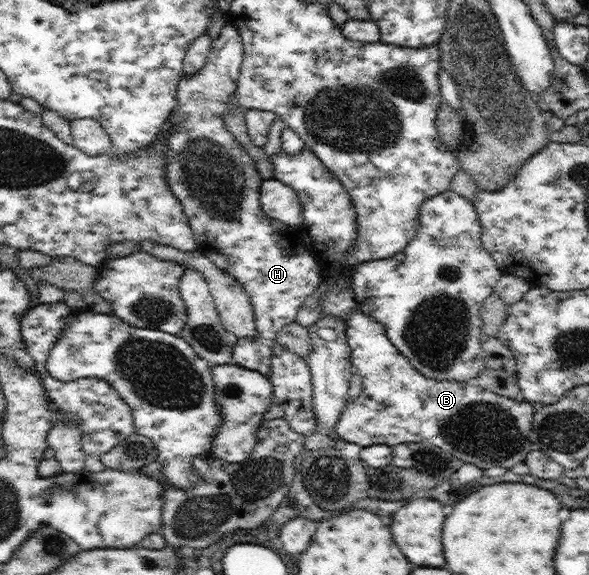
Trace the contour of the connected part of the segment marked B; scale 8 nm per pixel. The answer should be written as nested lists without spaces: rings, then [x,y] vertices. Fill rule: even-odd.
[[[356,309],[347,320],[347,343],[351,348],[351,361],[354,370],[363,380],[363,389],[358,398],[347,402],[336,425],[336,433],[345,442],[354,442],[362,447],[388,445],[422,441],[440,447],[448,455],[454,455],[461,461],[476,464],[482,470],[492,466],[500,472],[514,468],[518,462],[524,462],[526,455],[534,444],[529,439],[532,421],[537,409],[532,403],[500,396],[485,389],[475,382],[458,382],[457,380],[438,380],[426,378],[410,364],[410,361],[390,342],[382,326],[375,318]]]

